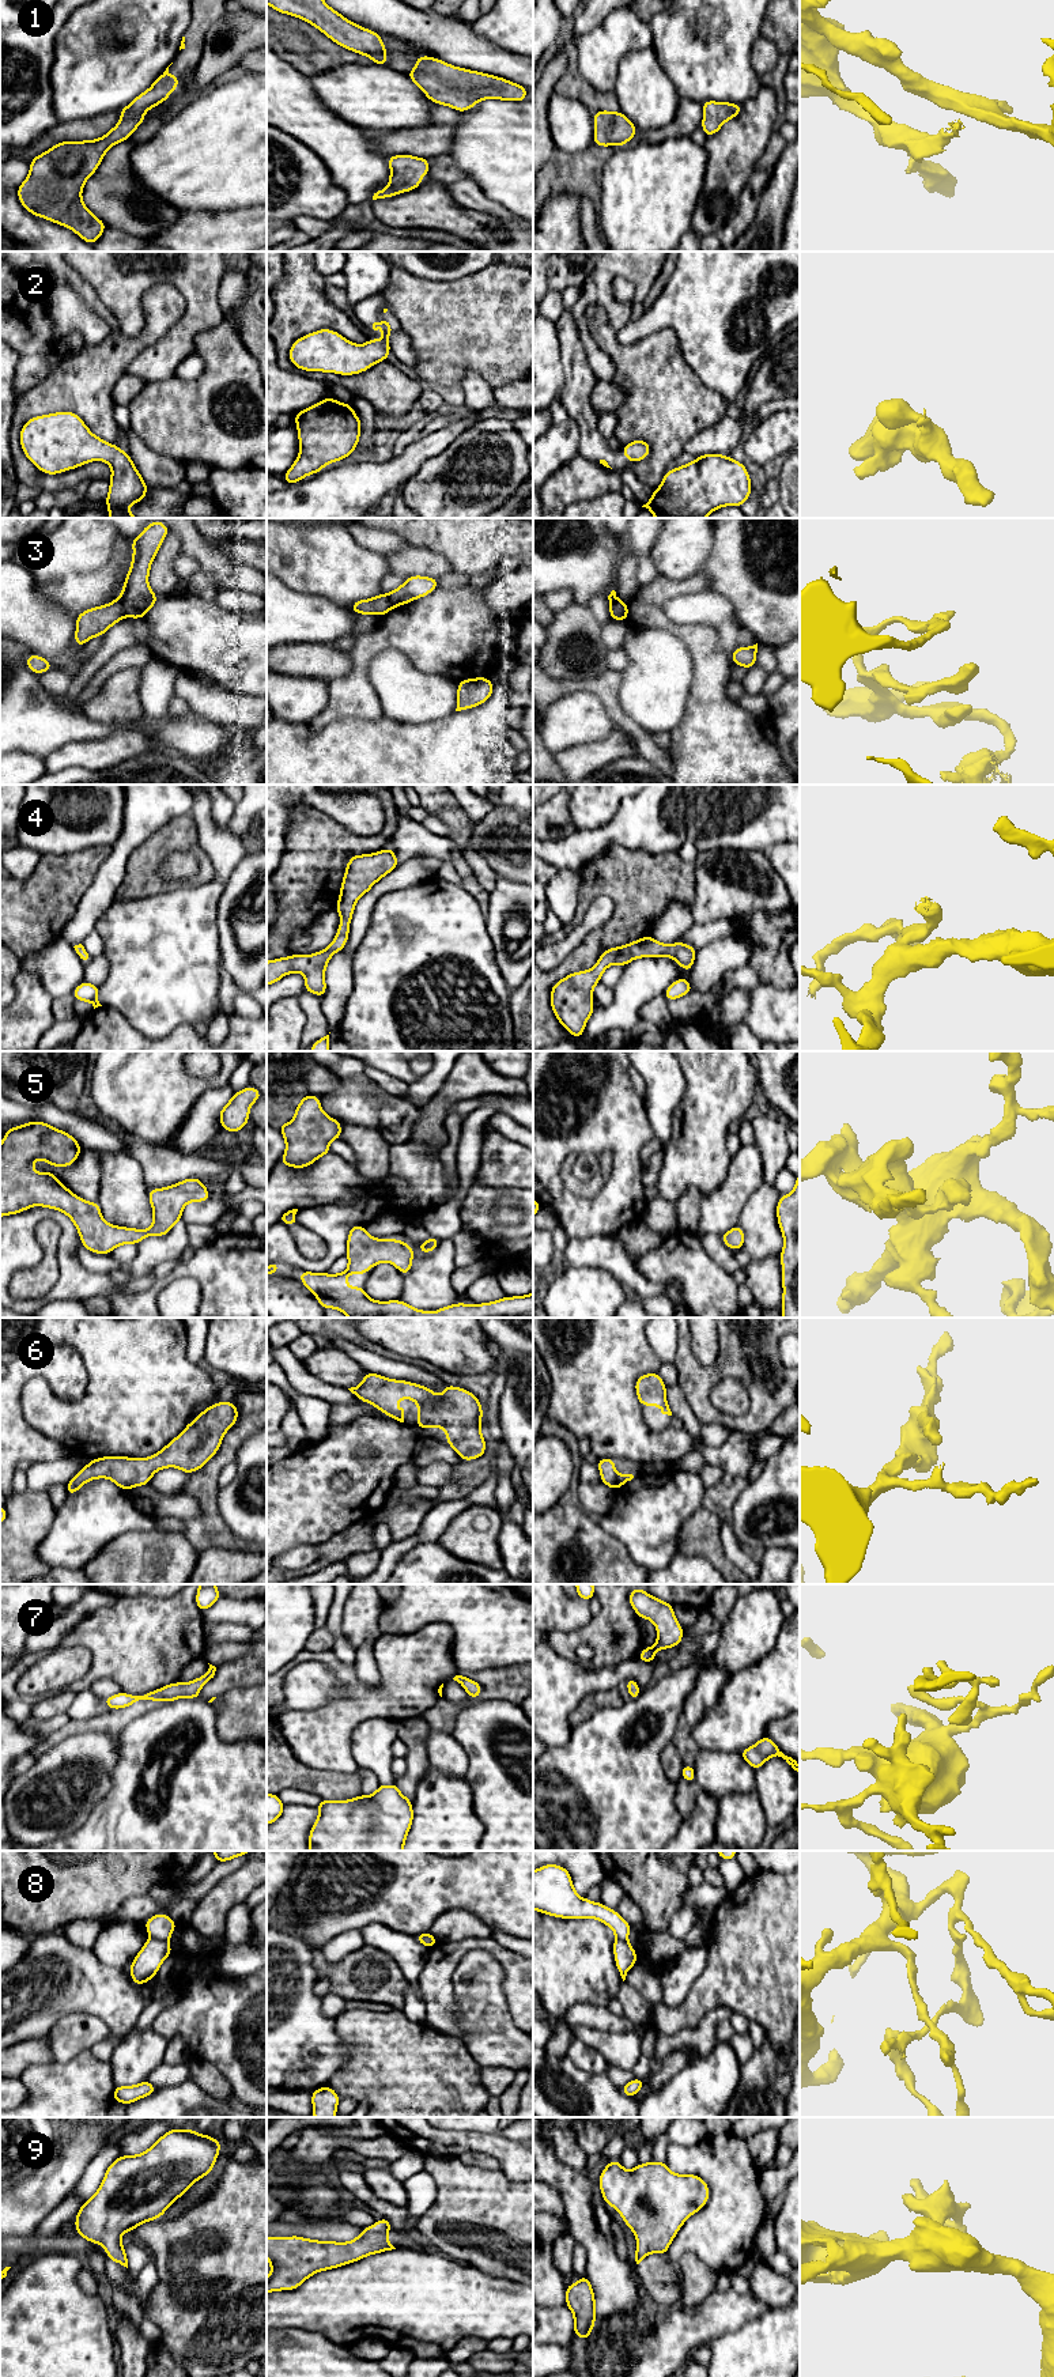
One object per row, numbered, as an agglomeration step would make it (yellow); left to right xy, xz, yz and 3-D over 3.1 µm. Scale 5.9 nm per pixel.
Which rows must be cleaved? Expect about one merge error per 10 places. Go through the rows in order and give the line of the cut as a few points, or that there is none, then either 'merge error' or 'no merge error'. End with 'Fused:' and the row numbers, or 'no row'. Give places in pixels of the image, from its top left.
1: no cut; no merge error
2: no cut; no merge error
3: cut in xy along (120, 596), (125, 615); merge error
4: no cut; no merge error
5: no cut; no merge error
6: no cut; no merge error
7: no cut; no merge error
8: cut in xy along (151, 1937), (166, 1942); merge error
9: no cut; no merge error
Fused: 3, 8

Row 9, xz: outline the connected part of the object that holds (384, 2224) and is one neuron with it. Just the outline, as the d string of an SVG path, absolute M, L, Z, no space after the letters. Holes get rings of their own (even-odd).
M382 2218L362 2229L362 2233L348 2242L318 2241L299 2236L267 2237L267 2259L271 2263L267 2293L295 2290L320 2271L396 2249L388 2240L390 2229L392 2222Z

